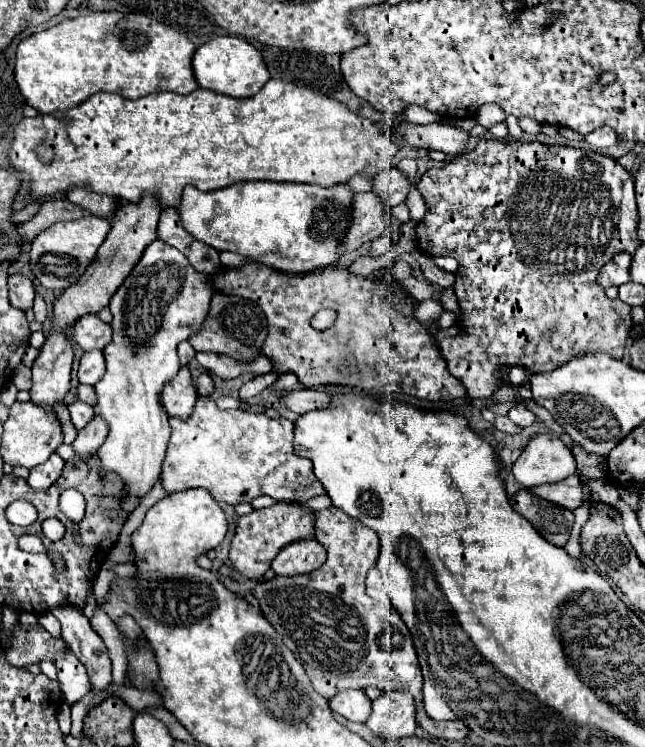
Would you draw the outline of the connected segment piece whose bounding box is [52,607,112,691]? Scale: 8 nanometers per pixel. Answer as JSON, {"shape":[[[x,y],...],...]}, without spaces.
{"shape":[[[58,607],[52,611],[62,625],[62,639],[70,645],[74,655],[84,663],[90,677],[90,691],[106,691],[112,683],[112,667],[104,641],[92,629],[82,611],[74,607]]]}

